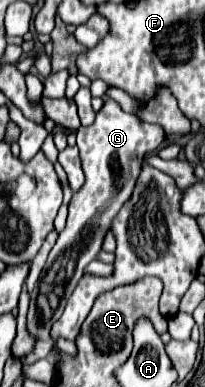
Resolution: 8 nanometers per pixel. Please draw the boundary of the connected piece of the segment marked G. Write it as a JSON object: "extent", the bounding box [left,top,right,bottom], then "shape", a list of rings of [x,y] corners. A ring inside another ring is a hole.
{"extent":[21,101,165,367],"shape":[[[107,101],[89,127],[77,129],[77,147],[81,151],[85,185],[81,187],[79,193],[73,195],[69,203],[67,227],[59,233],[57,243],[49,251],[41,277],[35,283],[35,289],[31,291],[27,331],[35,339],[35,347],[29,355],[21,357],[23,367],[47,357],[49,351],[53,349],[55,343],[49,335],[51,325],[61,317],[67,297],[73,293],[73,287],[77,287],[83,269],[93,259],[97,259],[97,253],[101,249],[105,233],[109,231],[109,223],[113,221],[113,215],[117,215],[117,211],[129,199],[129,193],[133,193],[135,179],[141,171],[141,159],[147,153],[155,151],[163,141],[165,141],[165,133],[161,131],[161,127],[151,123],[141,123],[141,119],[137,119],[135,115],[123,113],[119,103],[115,101]]]}

